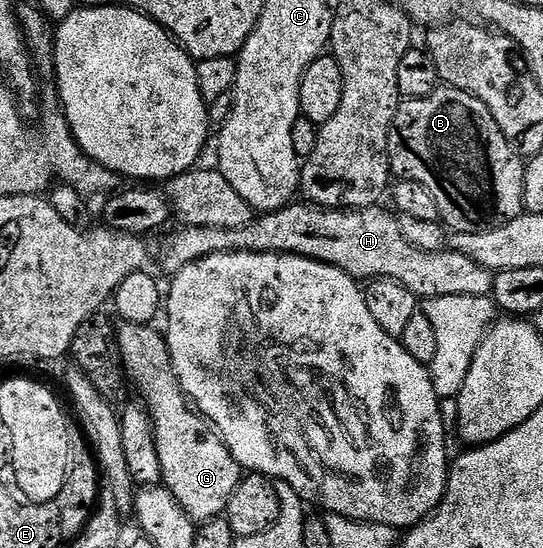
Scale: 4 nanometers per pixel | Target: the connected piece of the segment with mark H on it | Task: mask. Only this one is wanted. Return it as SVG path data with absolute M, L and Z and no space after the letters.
M289 204L282 210L261 213L251 226L237 230L202 228L201 226L180 228L180 231L165 244L164 251L160 254L160 266L168 273L168 276L175 276L179 270L186 268L186 264L194 264L194 260L202 260L211 254L221 254L231 250L248 250L252 254L297 254L303 258L313 258L315 262L336 266L357 280L397 282L420 300L442 296L488 298L491 295L493 271L451 248L443 252L416 249L402 236L400 218L391 209L380 210L379 205L374 205L364 210L325 210L311 204L296 205Z

